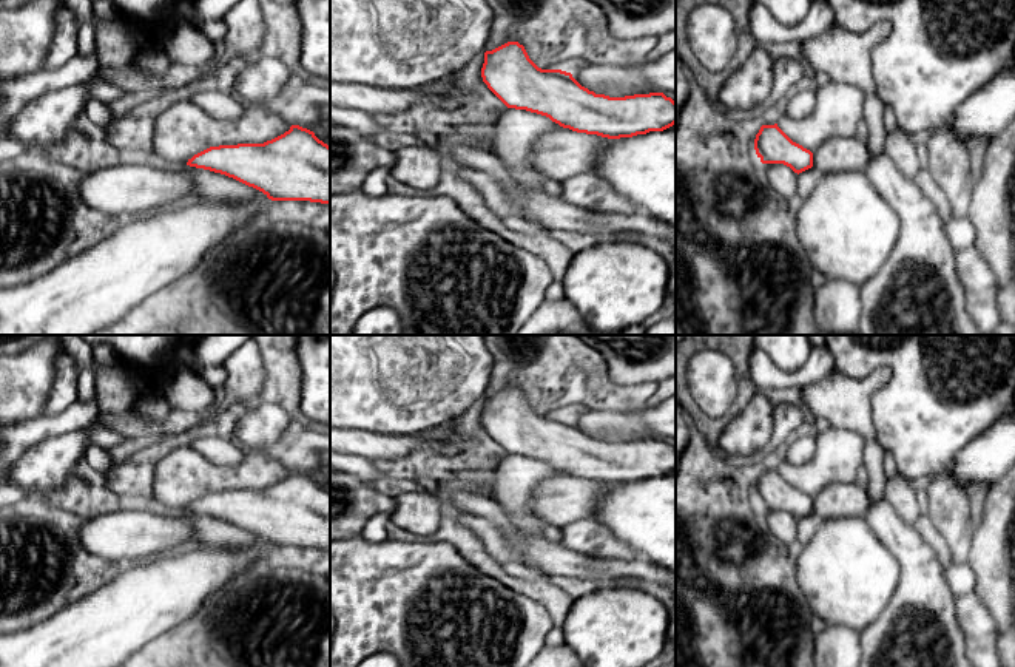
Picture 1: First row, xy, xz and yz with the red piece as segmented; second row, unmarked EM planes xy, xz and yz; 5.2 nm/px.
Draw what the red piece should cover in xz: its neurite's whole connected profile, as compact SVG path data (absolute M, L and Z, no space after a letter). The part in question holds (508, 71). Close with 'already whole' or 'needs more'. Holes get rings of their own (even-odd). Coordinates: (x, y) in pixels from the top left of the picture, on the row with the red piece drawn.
M518 42L486 51L481 77L508 108L537 113L560 125L535 145L535 178L563 182L594 173L611 139L663 131L676 124L676 102L663 93L595 94L571 73L538 68Z; needs more

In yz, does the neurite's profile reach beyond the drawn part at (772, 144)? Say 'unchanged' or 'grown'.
grown

